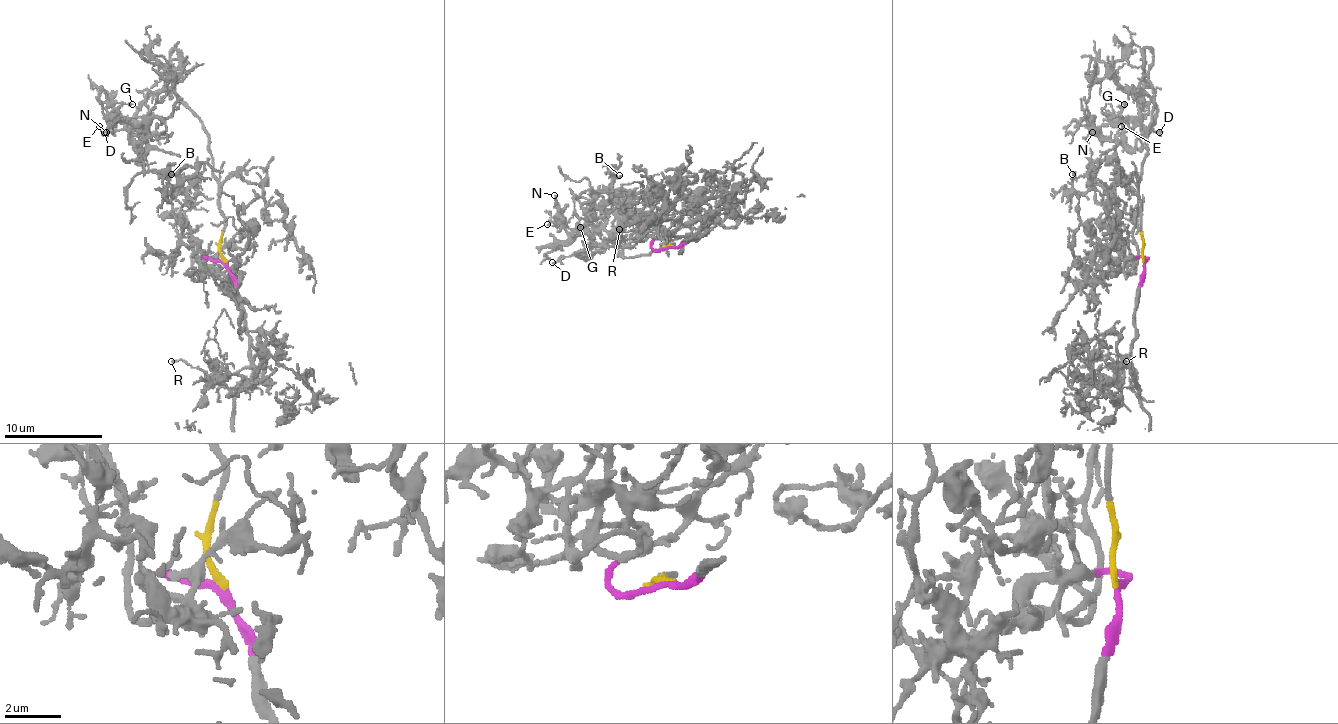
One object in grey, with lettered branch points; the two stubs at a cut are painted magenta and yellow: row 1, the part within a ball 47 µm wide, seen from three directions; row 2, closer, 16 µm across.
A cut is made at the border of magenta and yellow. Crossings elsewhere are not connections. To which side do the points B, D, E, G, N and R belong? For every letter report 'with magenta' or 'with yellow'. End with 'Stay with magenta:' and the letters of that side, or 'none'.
B: with magenta
D: with yellow
E: with yellow
G: with yellow
N: with yellow
R: with magenta
Stay with magenta: B, R

